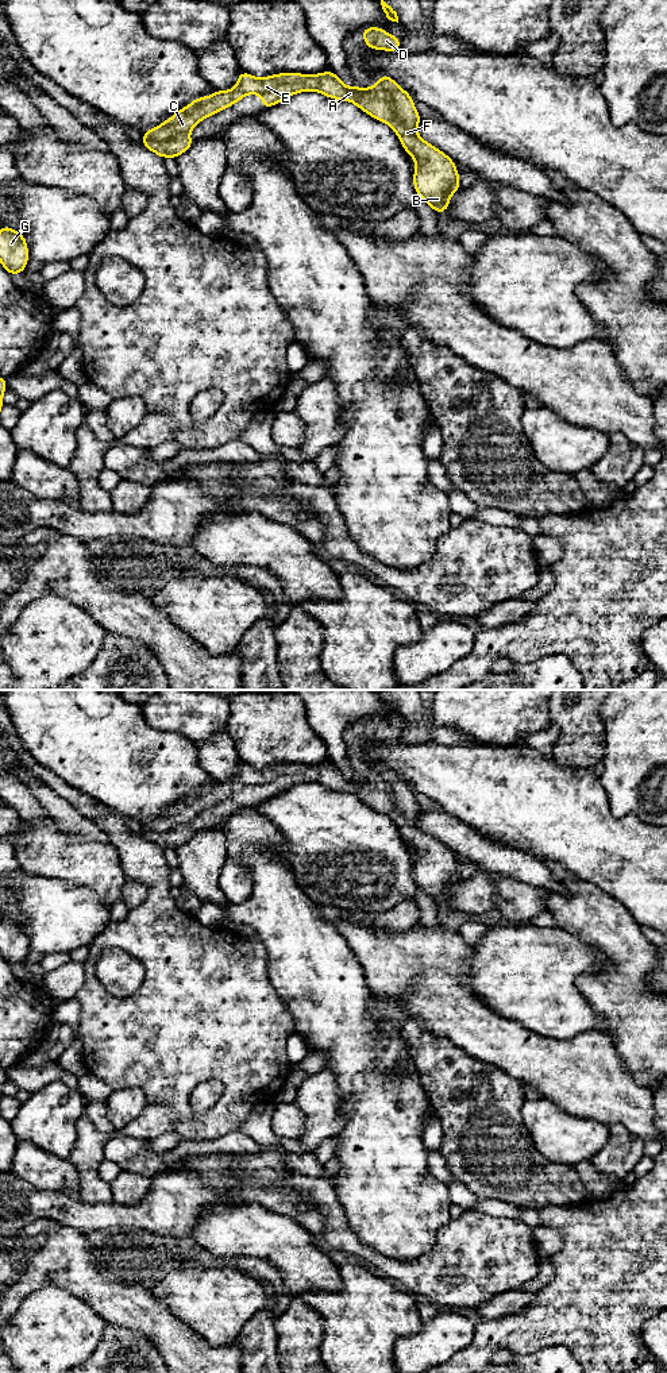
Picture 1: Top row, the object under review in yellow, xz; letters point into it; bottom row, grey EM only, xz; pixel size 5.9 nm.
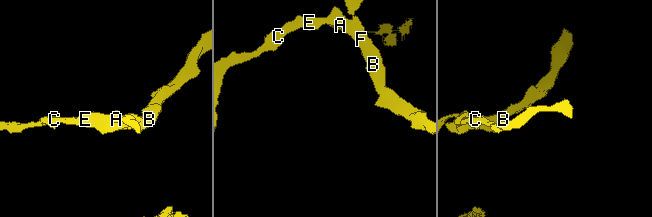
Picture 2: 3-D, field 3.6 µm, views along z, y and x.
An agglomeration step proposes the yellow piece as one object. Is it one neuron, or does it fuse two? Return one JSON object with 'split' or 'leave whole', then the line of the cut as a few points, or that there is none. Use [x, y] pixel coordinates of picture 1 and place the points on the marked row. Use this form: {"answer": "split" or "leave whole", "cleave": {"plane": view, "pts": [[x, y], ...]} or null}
{"answer": "leave whole", "cleave": null}

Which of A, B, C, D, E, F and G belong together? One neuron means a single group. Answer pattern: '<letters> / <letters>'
A B C D E F G

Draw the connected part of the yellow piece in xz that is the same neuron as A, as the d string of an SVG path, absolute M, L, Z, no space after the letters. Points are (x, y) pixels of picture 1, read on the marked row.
M328 69L319 74L302 73L278 73L267 77L254 77L250 73L240 72L236 85L230 90L215 90L211 96L197 97L189 105L177 111L158 127L143 131L142 146L163 158L178 158L193 144L188 135L204 119L230 108L247 95L262 96L262 109L279 104L288 97L300 92L320 92L332 100L354 103L365 113L378 122L386 123L400 138L401 147L413 158L416 170L412 177L417 197L421 197L437 215L447 212L451 196L460 190L459 171L456 163L442 150L436 149L417 135L417 127L421 122L420 113L415 107L412 96L402 89L386 73L381 73L381 80L371 88L347 86L342 80Z

